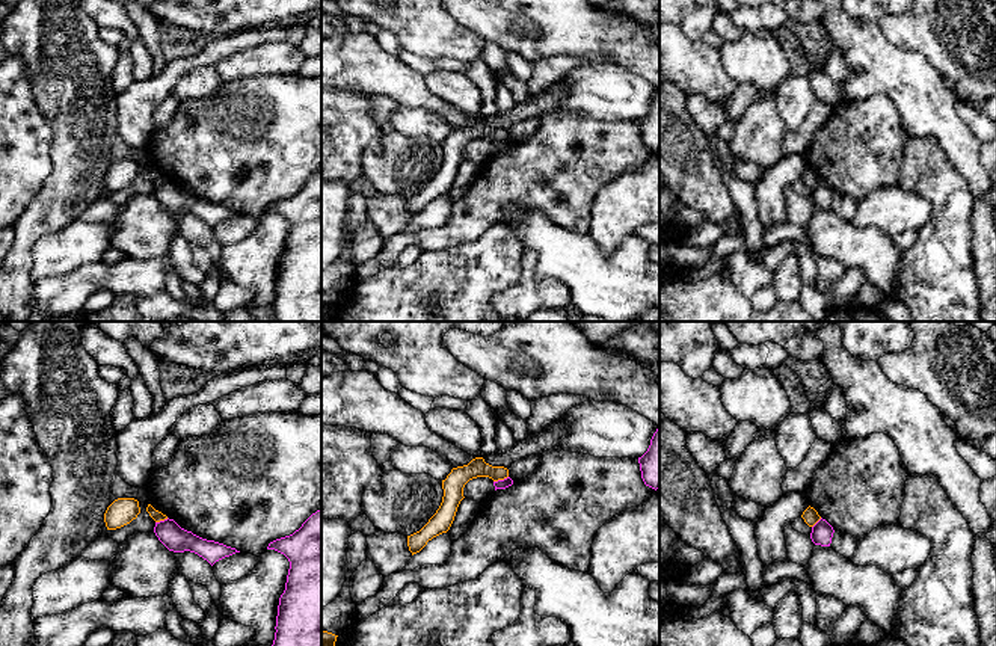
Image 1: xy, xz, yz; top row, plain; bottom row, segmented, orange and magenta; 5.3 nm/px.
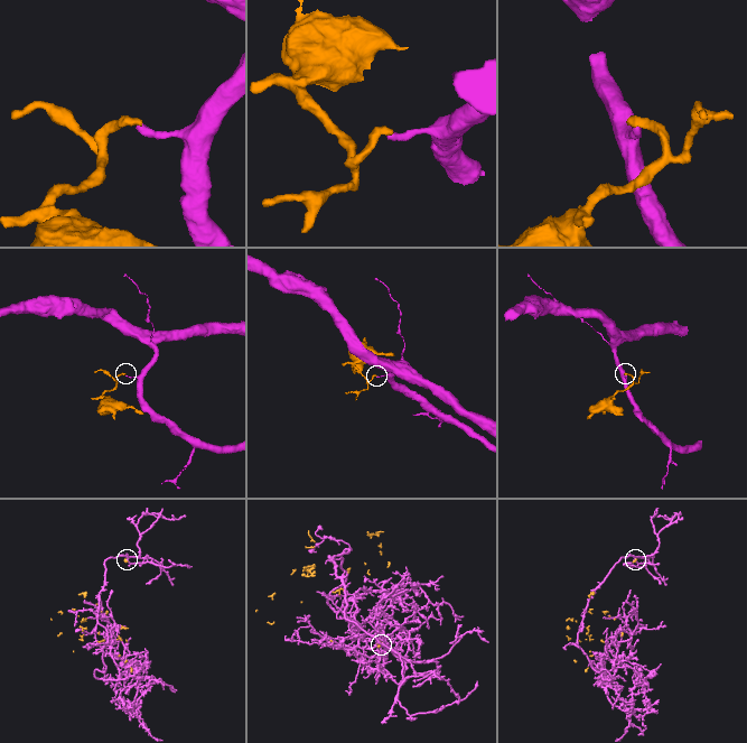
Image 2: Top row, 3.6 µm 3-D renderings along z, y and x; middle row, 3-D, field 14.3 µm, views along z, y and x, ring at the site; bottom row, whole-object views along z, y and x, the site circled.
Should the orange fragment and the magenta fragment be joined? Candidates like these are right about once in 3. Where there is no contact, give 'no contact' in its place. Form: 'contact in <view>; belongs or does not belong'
contact in xz; does not belong

